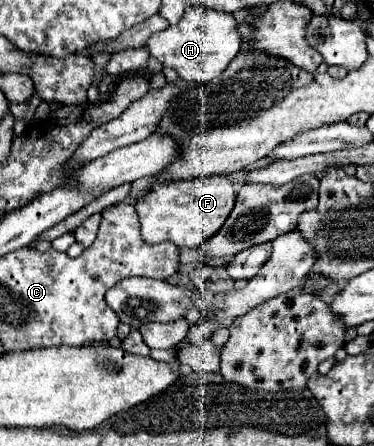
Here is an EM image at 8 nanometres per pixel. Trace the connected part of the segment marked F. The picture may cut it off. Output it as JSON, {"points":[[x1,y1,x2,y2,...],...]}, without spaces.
{"points":[[201,176,191,180,153,182,151,188,137,200,135,208,141,222,143,240,149,244,171,240,177,246,197,248,213,236,227,220,235,204,235,188,227,176]]}

